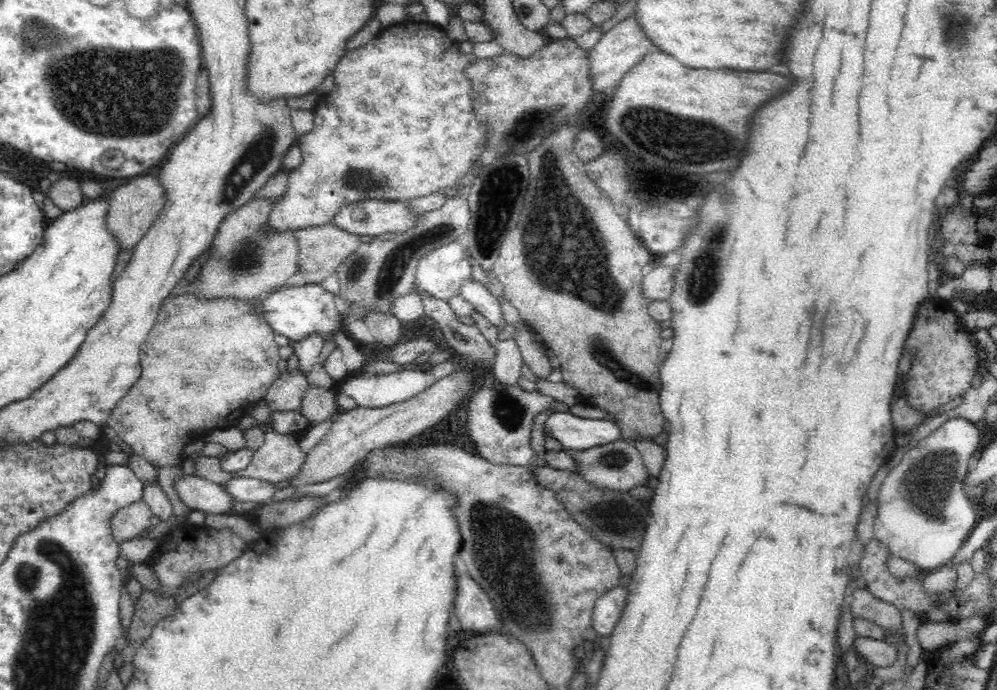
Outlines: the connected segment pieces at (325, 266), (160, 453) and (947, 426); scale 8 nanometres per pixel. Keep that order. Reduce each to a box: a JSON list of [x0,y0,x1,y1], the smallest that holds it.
[[294,224,360,284],[107,290,281,467],[873,417,981,573]]

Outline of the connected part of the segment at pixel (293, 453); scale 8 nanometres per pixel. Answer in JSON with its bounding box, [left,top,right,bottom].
[236,434,306,484]

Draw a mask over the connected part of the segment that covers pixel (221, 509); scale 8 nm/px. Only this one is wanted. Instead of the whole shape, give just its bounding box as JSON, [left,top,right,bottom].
[174,476,233,514]

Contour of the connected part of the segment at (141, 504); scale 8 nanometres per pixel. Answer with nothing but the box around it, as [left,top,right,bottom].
[110,500,154,543]

